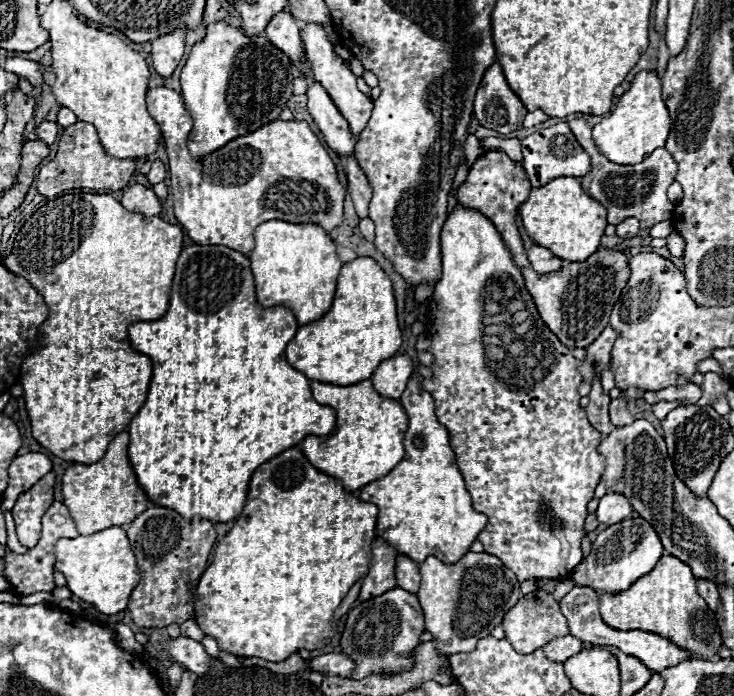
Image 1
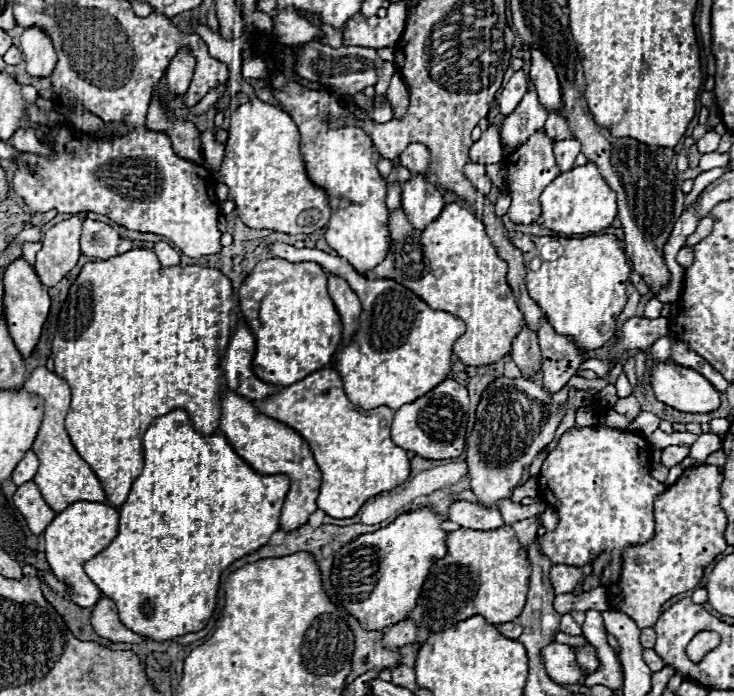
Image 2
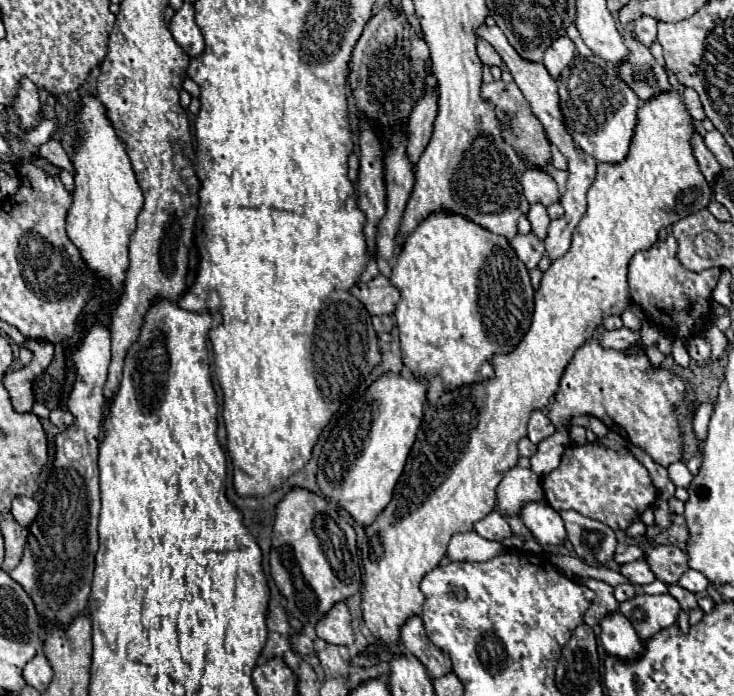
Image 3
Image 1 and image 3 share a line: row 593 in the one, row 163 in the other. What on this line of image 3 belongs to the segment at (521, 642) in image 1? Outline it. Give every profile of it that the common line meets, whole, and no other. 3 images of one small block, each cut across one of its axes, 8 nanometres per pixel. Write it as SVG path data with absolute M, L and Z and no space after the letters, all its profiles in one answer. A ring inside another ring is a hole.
M496 80L496 82L490 82L490 84L482 84L482 98L492 100L492 102L496 104L496 114L498 114L500 120L502 120L502 114L504 114L504 112L508 112L508 116L512 118L512 130L508 130L504 124L500 124L504 140L506 140L518 154L524 154L524 156L528 158L528 162L532 164L532 168L544 168L546 162L550 160L550 146L548 146L546 138L544 138L544 128L542 128L542 124L540 124L540 120L532 114L530 104L528 104L526 98L522 96L520 88L518 88L514 82L506 84L506 82L502 82L502 80Z

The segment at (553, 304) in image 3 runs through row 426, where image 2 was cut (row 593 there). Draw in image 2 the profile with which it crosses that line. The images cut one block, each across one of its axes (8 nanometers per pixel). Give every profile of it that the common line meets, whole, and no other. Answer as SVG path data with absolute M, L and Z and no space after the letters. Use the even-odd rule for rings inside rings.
M502 526L498 530L488 530L488 532L458 528L446 536L446 548L448 548L448 554L432 564L430 574L422 586L418 604L408 614L408 618L416 626L426 628L428 632L442 632L444 628L450 628L470 616L484 616L488 624L504 624L520 616L526 602L526 592L528 592L530 562L510 526Z

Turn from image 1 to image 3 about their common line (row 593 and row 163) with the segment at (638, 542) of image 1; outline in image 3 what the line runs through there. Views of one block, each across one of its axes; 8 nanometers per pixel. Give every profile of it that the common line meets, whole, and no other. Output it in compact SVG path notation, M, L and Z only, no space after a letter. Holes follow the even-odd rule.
M576 56L560 74L558 96L560 110L564 112L564 126L578 148L584 148L598 164L620 164L628 158L640 100L618 78L612 64L598 56Z

